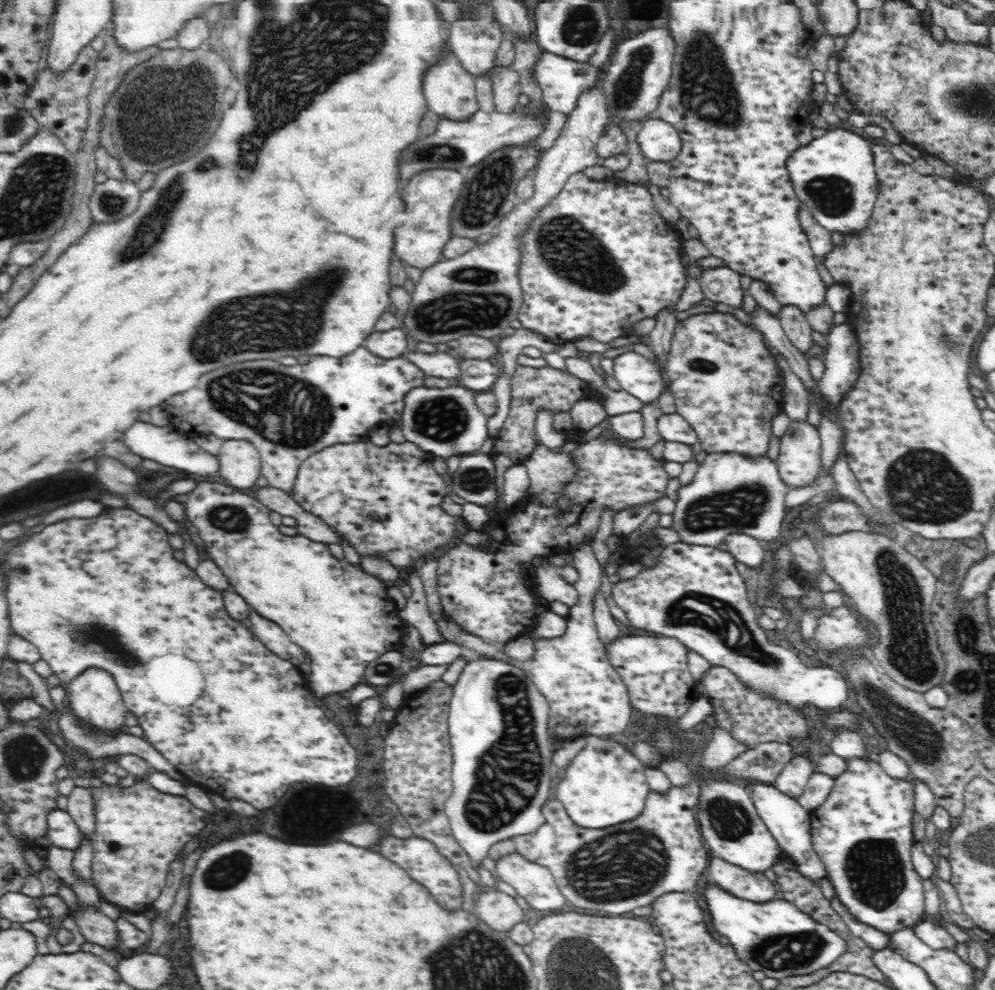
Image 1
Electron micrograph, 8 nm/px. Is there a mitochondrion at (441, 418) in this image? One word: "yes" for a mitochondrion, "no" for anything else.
yes

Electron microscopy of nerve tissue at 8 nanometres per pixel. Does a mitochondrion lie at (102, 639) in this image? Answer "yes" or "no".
yes

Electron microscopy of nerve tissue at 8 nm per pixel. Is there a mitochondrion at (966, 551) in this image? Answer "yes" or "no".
no

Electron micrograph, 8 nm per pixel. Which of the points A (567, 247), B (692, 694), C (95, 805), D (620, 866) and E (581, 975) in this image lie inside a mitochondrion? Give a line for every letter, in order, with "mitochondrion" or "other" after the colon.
A: mitochondrion
B: other
C: other
D: mitochondrion
E: mitochondrion

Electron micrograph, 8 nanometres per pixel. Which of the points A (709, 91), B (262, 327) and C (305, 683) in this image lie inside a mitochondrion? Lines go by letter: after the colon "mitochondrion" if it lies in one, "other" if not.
A: mitochondrion
B: mitochondrion
C: other

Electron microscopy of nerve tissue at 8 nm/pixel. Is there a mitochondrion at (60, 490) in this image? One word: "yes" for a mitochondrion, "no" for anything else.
no

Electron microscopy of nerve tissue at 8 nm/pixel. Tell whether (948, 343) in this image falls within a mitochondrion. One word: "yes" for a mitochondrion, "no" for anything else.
yes

